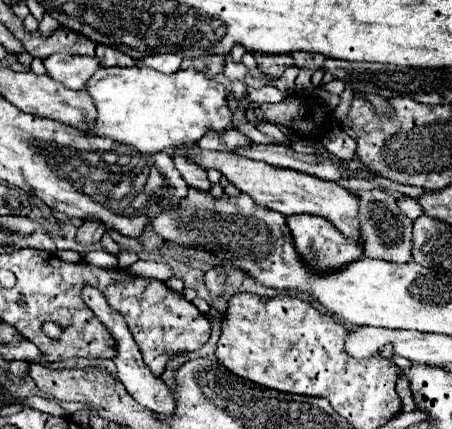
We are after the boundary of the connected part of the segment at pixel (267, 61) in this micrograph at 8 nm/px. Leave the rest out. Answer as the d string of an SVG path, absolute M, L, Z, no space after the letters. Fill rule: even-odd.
M255 54L255 58L257 58L257 66L261 68L261 72L267 74L269 78L273 78L273 80L277 80L285 72L285 68L289 68L293 64L291 56L281 56L281 54L279 56Z

